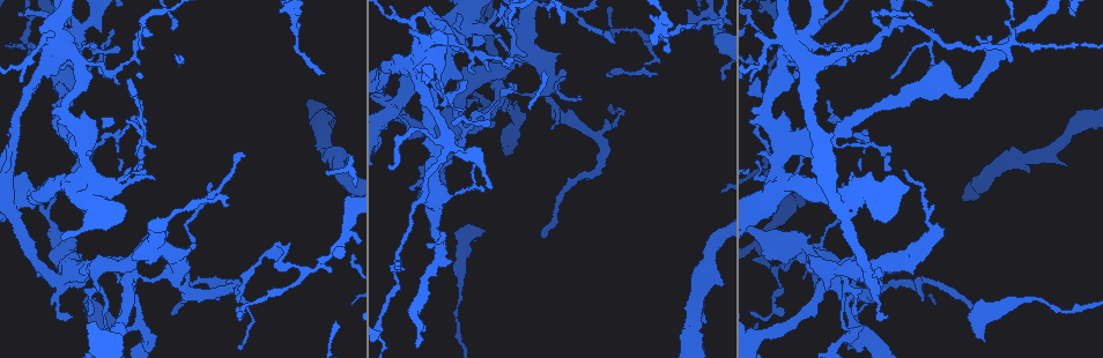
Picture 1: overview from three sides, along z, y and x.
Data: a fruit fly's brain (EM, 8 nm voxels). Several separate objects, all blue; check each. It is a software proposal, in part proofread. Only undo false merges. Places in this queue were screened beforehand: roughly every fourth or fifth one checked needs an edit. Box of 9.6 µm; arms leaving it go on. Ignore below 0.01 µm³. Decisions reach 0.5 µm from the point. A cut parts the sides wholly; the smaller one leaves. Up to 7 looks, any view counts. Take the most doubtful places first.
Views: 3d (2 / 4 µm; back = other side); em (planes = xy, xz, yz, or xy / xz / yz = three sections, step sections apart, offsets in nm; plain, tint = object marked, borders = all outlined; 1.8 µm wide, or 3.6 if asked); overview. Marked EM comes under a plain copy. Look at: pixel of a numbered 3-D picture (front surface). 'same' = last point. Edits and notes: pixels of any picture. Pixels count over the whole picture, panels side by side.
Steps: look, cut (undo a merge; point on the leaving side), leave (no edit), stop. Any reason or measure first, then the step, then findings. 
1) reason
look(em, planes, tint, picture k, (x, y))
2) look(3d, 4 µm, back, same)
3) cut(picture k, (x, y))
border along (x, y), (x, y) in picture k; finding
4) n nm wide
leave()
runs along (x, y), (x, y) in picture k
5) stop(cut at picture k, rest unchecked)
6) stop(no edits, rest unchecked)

branch point
look(3d, 4 µm, picture 1, (307, 272))

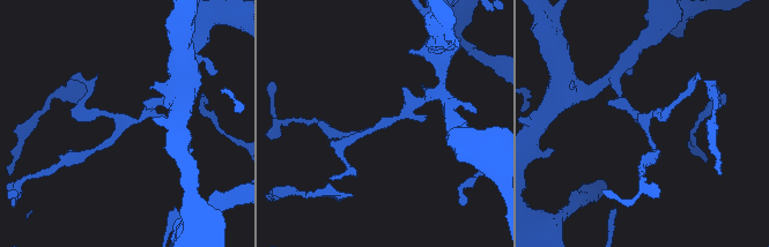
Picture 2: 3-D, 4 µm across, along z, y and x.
look(em, xy, step 16, tint, picture 2, (126, 121))

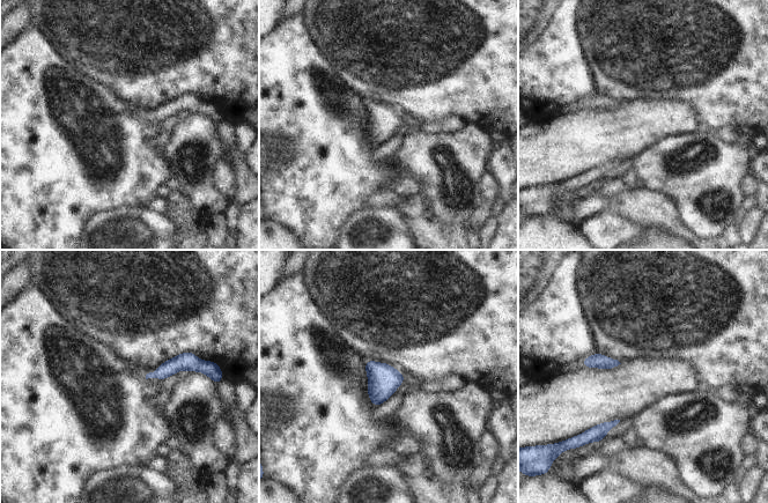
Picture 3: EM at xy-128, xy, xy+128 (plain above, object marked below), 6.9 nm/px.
leave()
one neuron here

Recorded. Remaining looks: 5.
four-way junction
look(3d, 4 µm, picture 1, (810, 68))

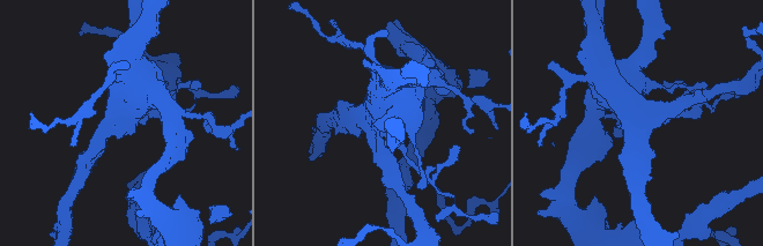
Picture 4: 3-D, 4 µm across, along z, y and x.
4 arms; now the EM
look(em, yz, step 16, tint, picture 4, (646, 118))

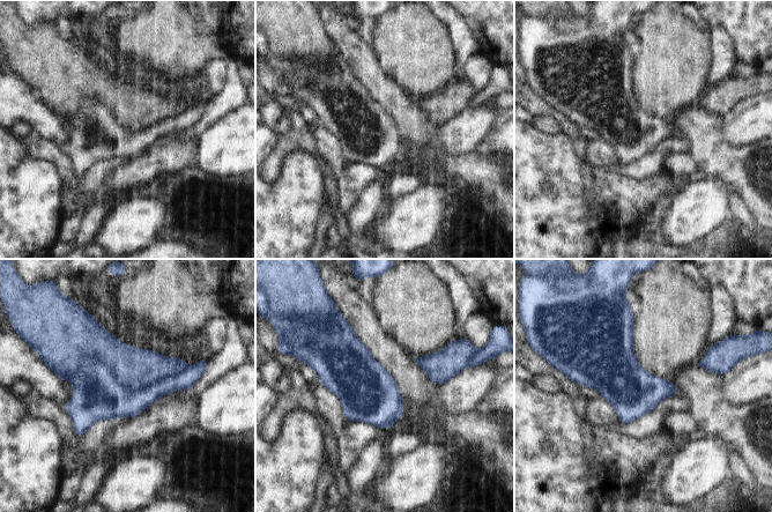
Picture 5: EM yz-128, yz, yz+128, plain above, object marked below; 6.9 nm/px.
cut it another way
look(em, planes, borders, same)

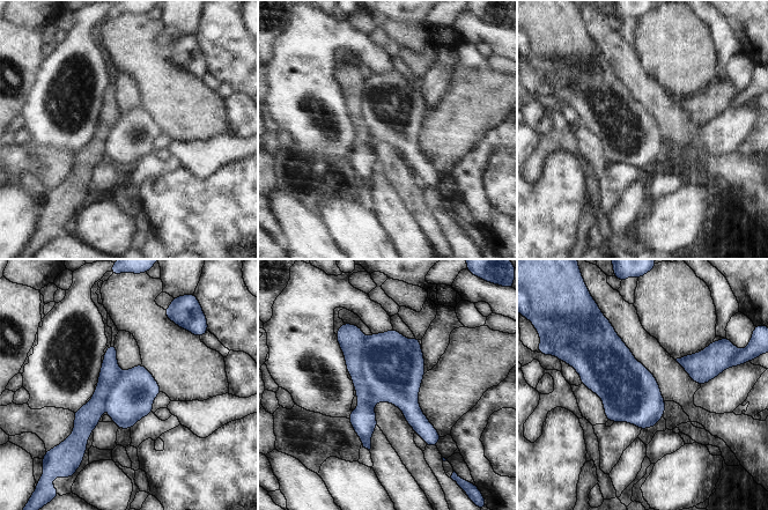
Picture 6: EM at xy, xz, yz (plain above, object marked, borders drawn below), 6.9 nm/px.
cut(picture 6, (109, 375))
a second neuron is stuck on

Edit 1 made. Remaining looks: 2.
thick turns thin
look(em, planes, tint, picture 1, (101, 328))

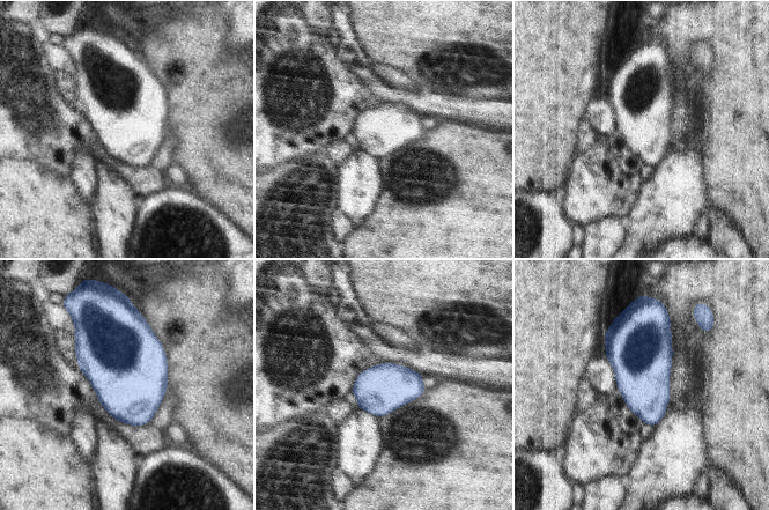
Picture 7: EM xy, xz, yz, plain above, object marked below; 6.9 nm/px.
leave()
one neuron here

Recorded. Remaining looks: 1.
stop(cut at picture 6, rest unchecked)

